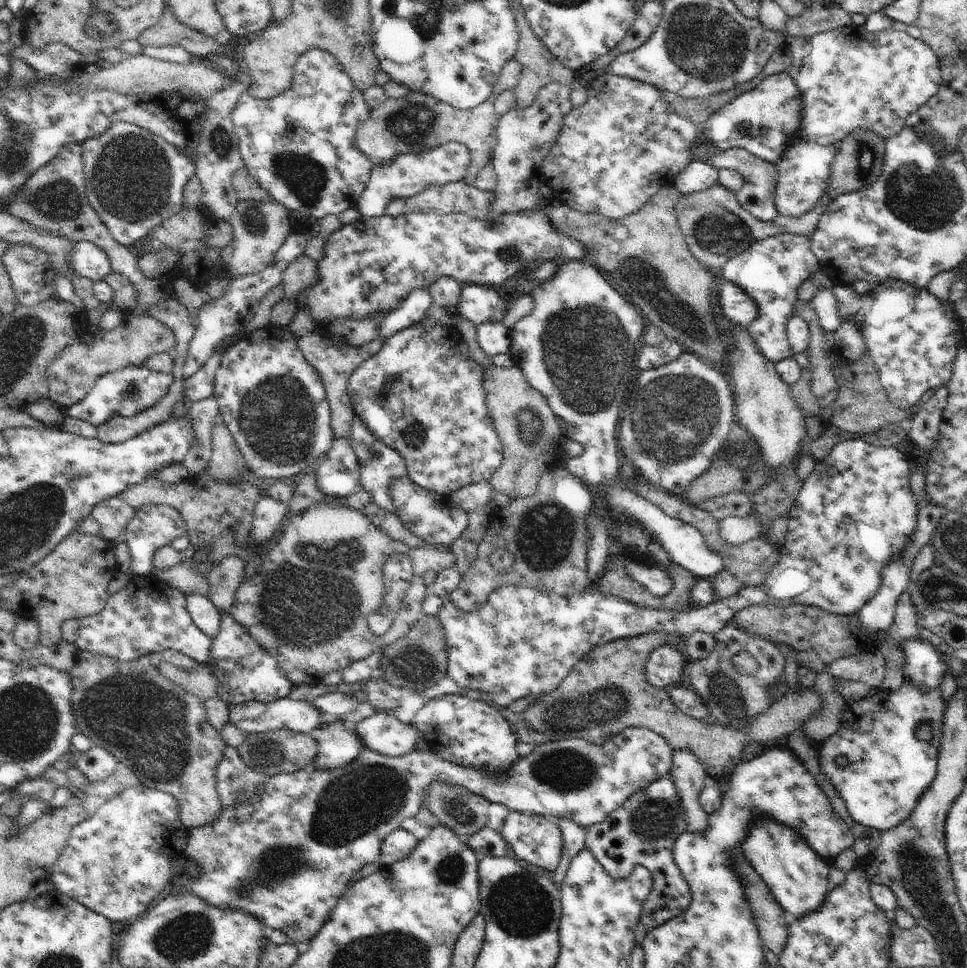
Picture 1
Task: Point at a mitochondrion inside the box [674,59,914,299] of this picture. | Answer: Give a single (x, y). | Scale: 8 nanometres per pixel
(735, 229)

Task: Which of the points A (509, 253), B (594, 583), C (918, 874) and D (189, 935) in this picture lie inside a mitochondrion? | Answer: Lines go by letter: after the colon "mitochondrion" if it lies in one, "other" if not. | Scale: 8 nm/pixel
A: mitochondrion
B: other
C: mitochondrion
D: mitochondrion

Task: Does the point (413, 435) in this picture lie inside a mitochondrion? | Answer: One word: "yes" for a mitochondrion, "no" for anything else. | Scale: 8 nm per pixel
yes

